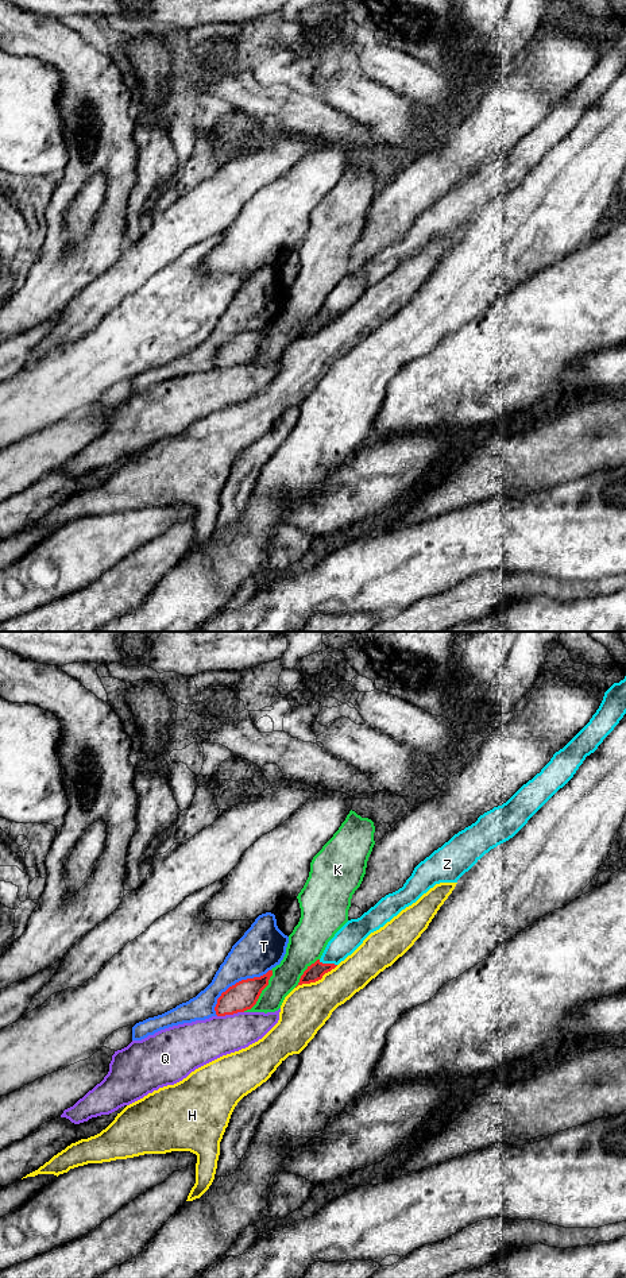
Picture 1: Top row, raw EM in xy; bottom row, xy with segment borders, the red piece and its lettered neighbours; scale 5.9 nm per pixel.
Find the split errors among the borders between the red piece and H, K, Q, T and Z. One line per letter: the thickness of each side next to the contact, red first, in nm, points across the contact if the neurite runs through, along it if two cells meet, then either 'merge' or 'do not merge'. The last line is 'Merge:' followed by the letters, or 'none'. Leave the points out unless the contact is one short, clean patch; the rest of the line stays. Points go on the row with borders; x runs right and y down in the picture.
H: calibres 100 and 280 nm; do not merge
K: calibres 170 and 160 nm; do not merge
Q: calibres 170 and 260 nm; do not merge
T: calibres 170 and 260 nm; do not merge
Z: calibres 100 and 160 nm; border xy (319, 960), (336, 965); do not merge
Merge: none

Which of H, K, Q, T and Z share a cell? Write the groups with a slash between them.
H / K / Q / T / Z

